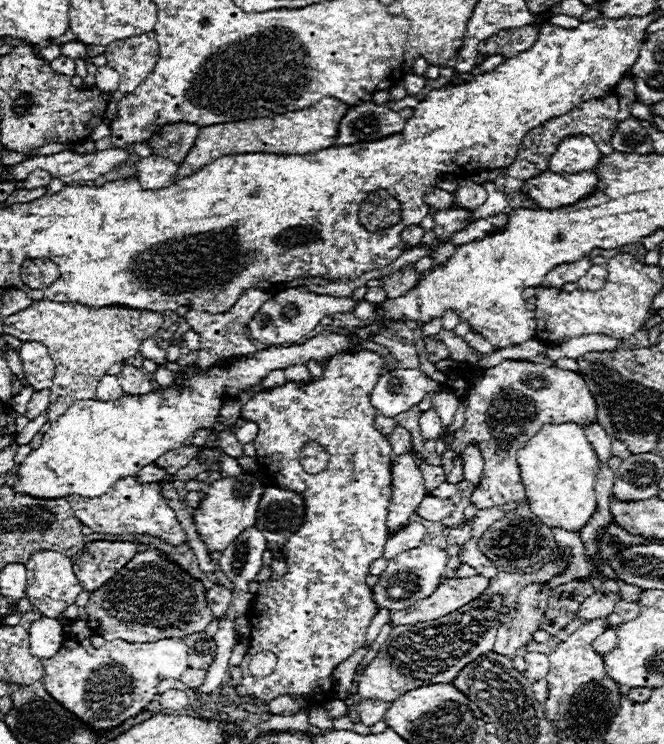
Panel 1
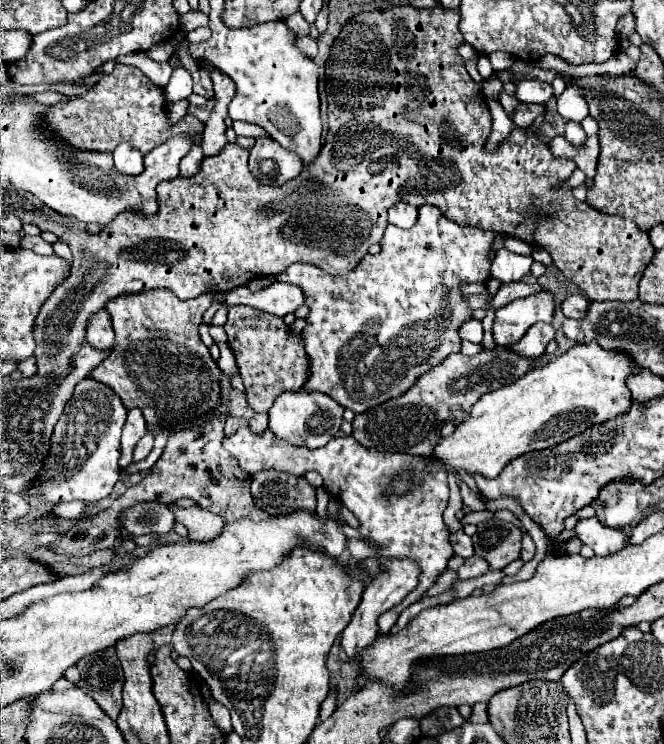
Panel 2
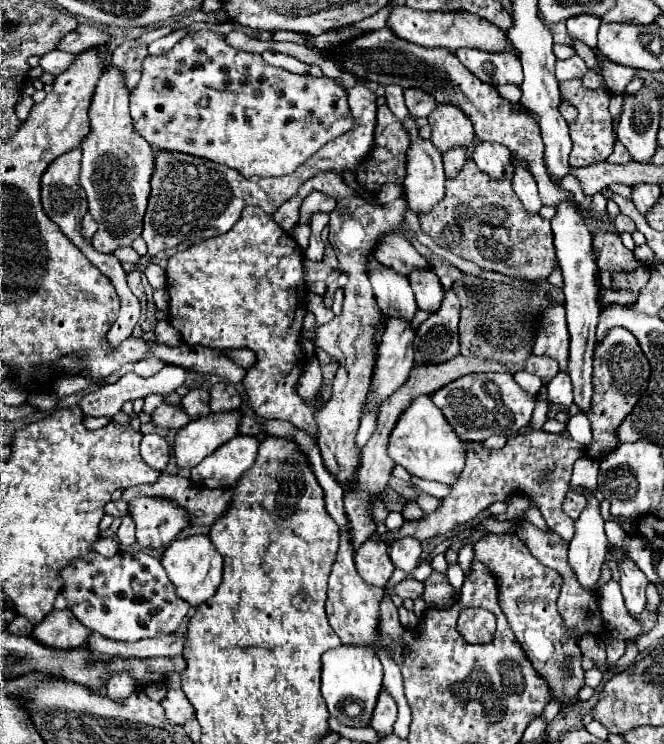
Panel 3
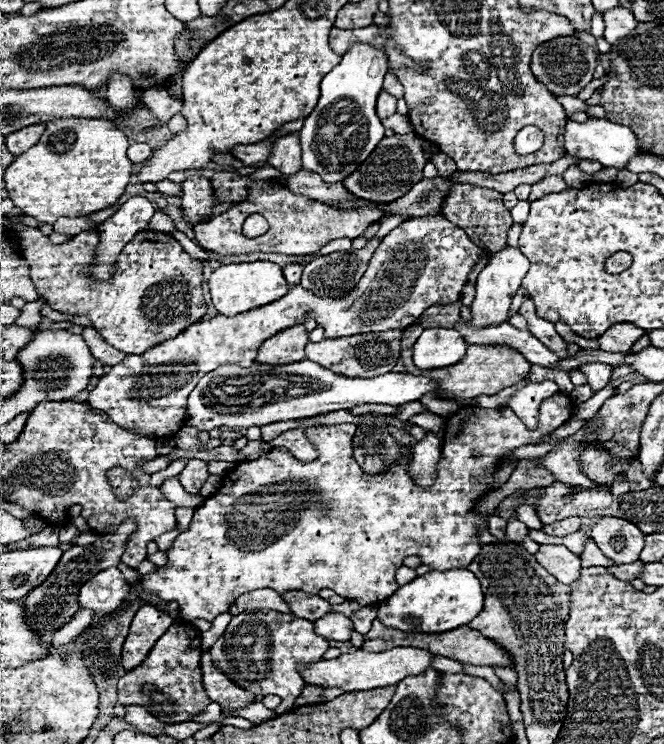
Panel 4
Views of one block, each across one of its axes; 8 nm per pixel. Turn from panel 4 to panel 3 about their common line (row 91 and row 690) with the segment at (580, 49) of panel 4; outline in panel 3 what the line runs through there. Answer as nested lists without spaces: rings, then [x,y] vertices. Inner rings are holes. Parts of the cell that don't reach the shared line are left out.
[[[484,534],[474,544],[474,556],[478,562],[486,564],[498,584],[498,602],[502,612],[508,618],[510,628],[516,634],[516,640],[524,648],[524,654],[530,658],[534,670],[546,680],[550,688],[550,698],[560,700],[562,710],[570,710],[578,702],[578,692],[586,686],[582,670],[582,650],[574,628],[568,628],[558,614],[558,594],[562,578],[540,564],[536,556],[530,554],[526,544],[514,534]]]

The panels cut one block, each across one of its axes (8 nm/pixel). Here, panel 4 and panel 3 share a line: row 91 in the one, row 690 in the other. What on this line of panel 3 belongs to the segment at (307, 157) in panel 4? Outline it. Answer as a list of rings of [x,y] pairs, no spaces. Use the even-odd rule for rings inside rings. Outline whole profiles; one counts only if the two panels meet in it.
[[[342,644],[336,650],[328,650],[322,656],[322,696],[326,700],[330,716],[346,726],[364,728],[370,724],[378,692],[382,690],[382,664],[370,648]]]

